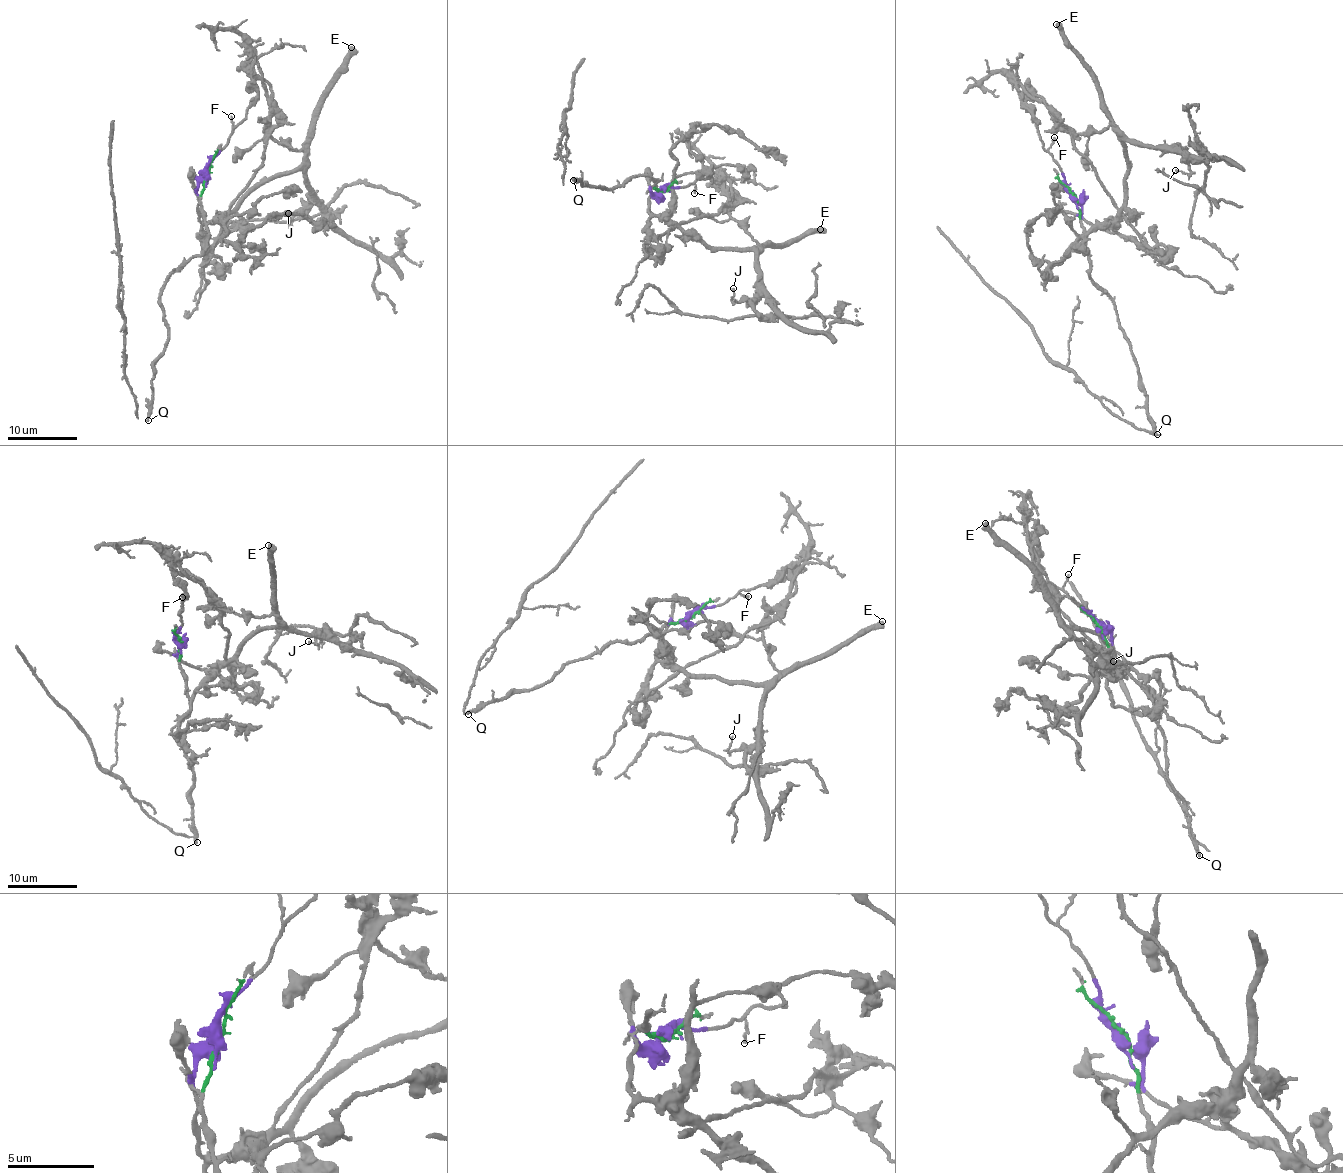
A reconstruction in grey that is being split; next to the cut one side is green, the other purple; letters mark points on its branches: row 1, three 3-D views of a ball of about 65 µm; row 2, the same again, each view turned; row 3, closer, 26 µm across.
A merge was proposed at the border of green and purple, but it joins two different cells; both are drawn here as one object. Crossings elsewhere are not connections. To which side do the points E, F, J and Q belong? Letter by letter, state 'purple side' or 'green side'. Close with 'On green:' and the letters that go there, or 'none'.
E: purple side
F: purple side
J: purple side
Q: green side
On green: Q

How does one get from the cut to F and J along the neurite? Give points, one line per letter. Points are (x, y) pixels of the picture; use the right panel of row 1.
F: (1072, 195), (1062, 169), (1048, 151), (1054, 137)
J: (1072, 195), (1082, 207), (1082, 217), (1110, 231), (1124, 204), (1126, 140), (1174, 147), (1188, 170), (1175, 170)

